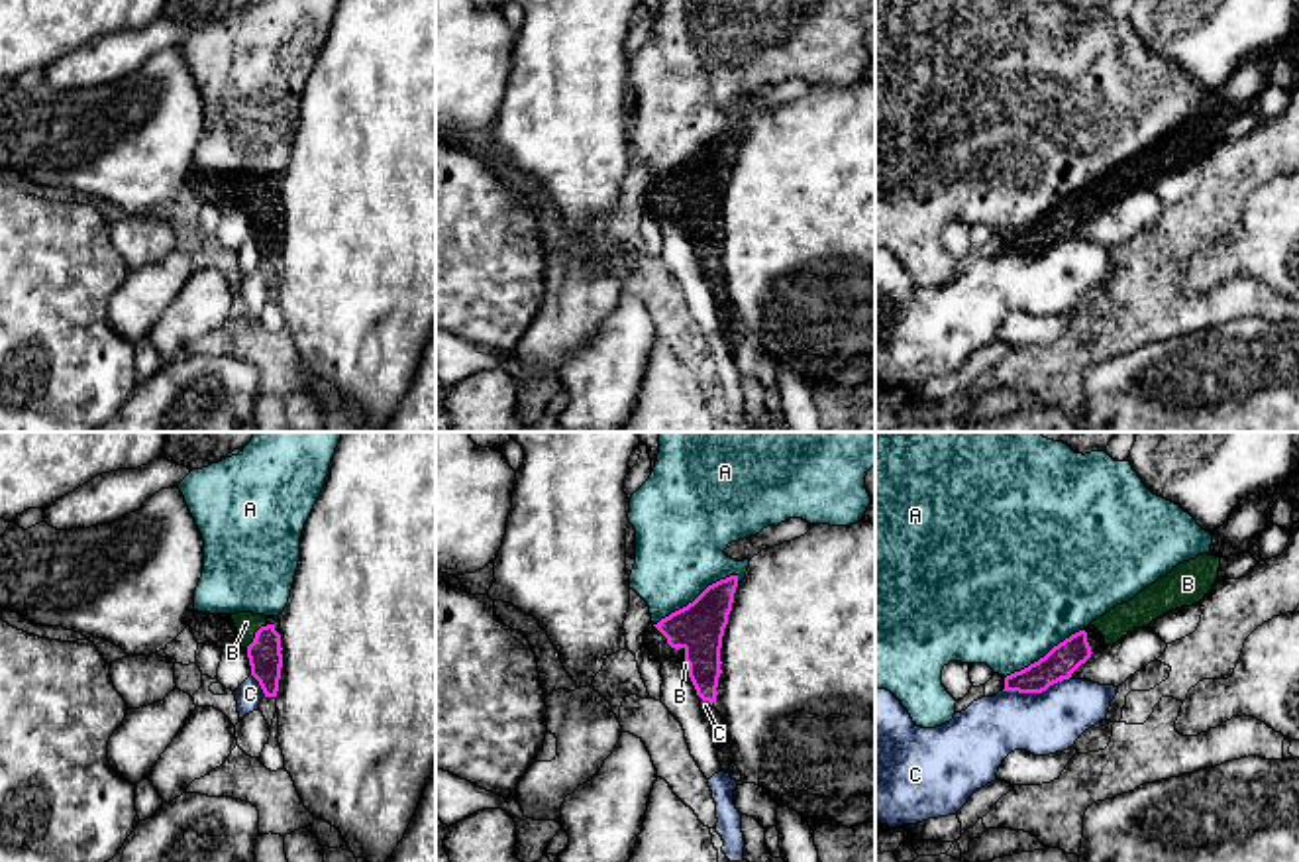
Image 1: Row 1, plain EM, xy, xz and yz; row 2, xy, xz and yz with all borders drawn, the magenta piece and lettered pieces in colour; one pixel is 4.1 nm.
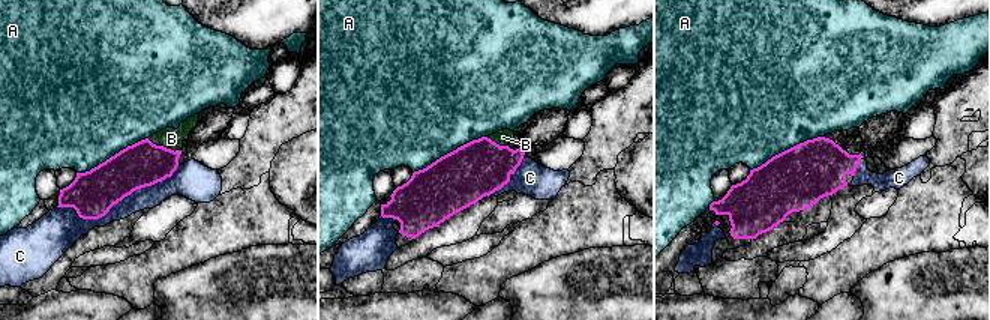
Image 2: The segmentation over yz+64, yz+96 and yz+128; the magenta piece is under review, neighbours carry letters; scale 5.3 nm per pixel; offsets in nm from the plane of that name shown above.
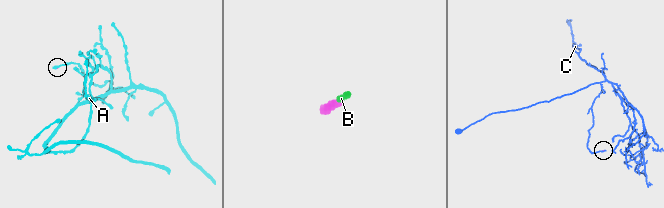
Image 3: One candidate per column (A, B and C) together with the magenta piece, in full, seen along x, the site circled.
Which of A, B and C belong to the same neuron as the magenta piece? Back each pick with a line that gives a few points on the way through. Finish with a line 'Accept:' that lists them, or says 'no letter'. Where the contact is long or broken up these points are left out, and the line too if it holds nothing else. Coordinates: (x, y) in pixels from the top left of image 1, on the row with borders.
B: across xy (265, 658), (263, 645), (256, 637), (246, 623)
Accept: B

